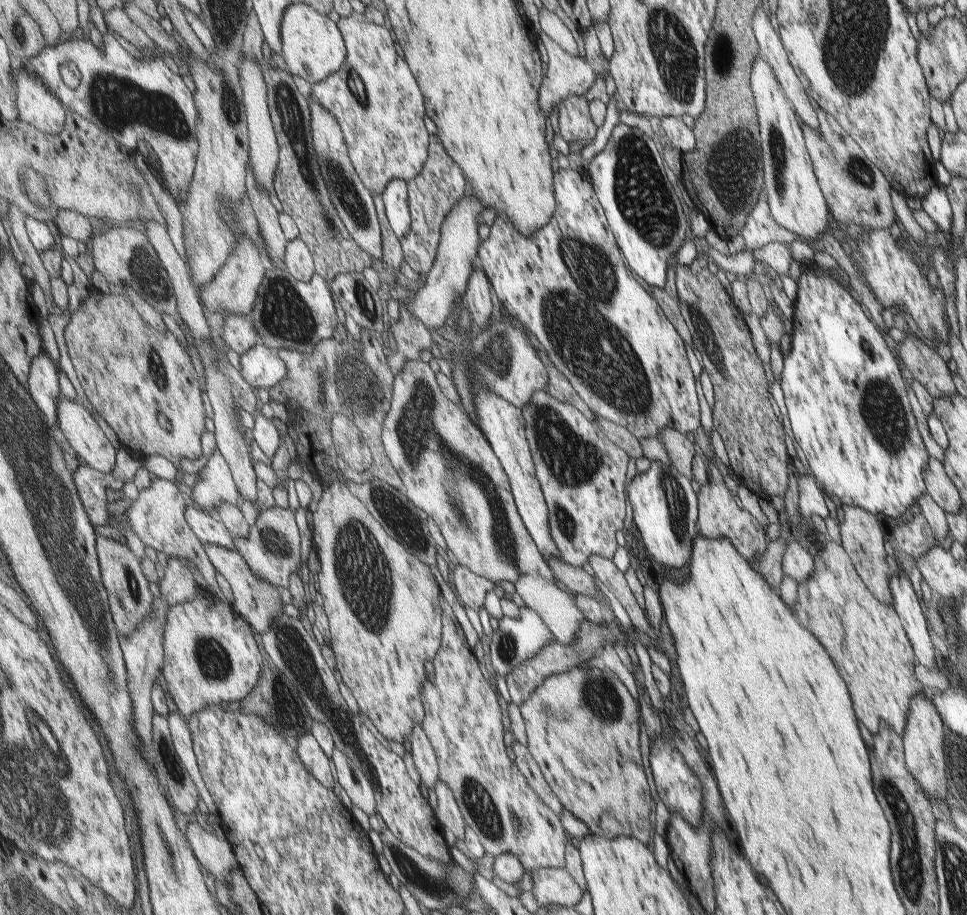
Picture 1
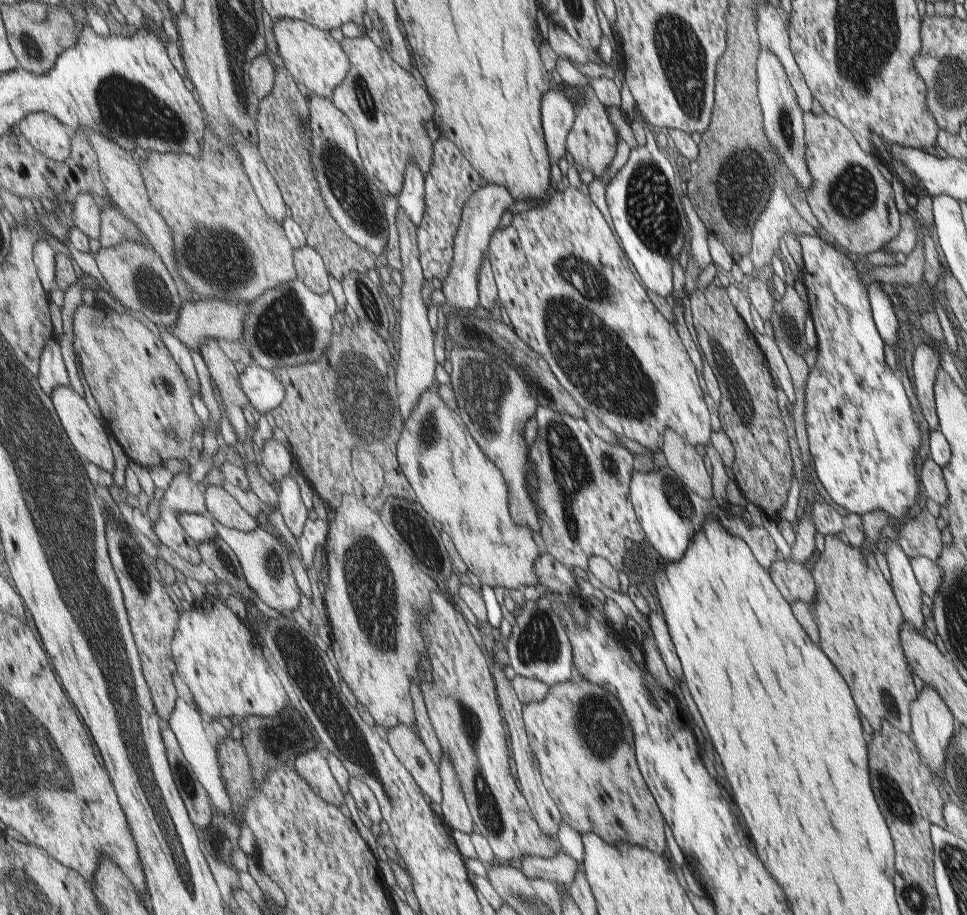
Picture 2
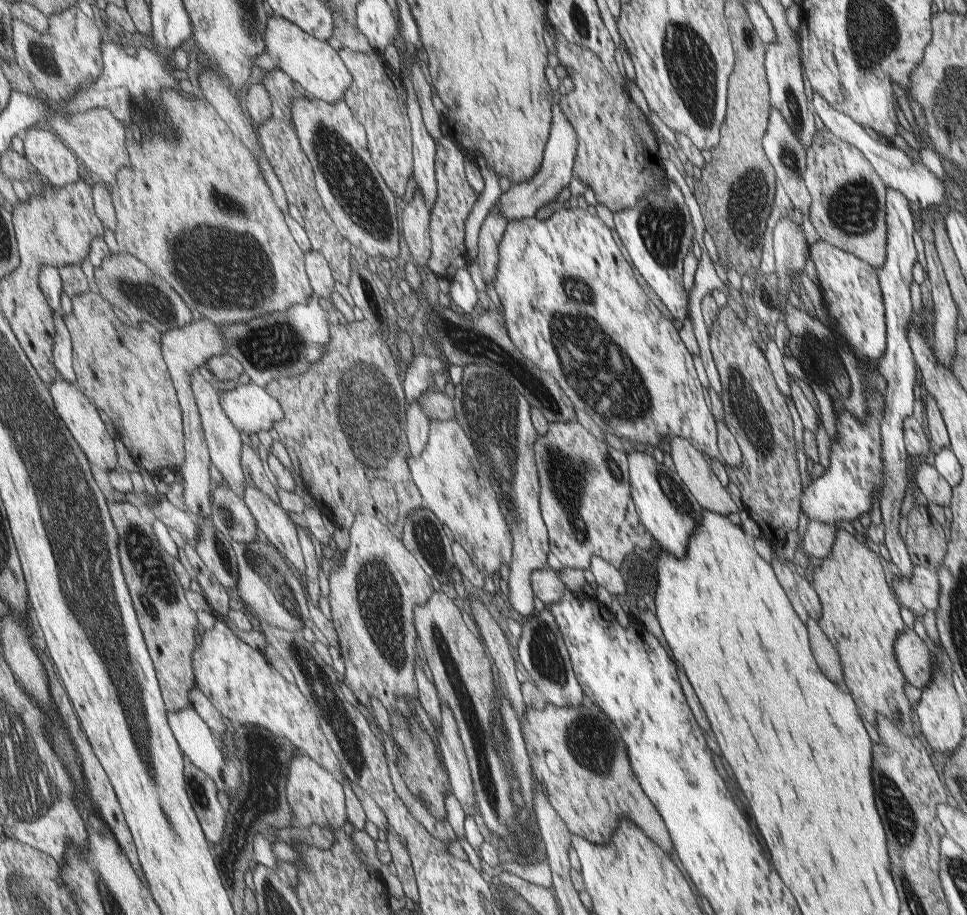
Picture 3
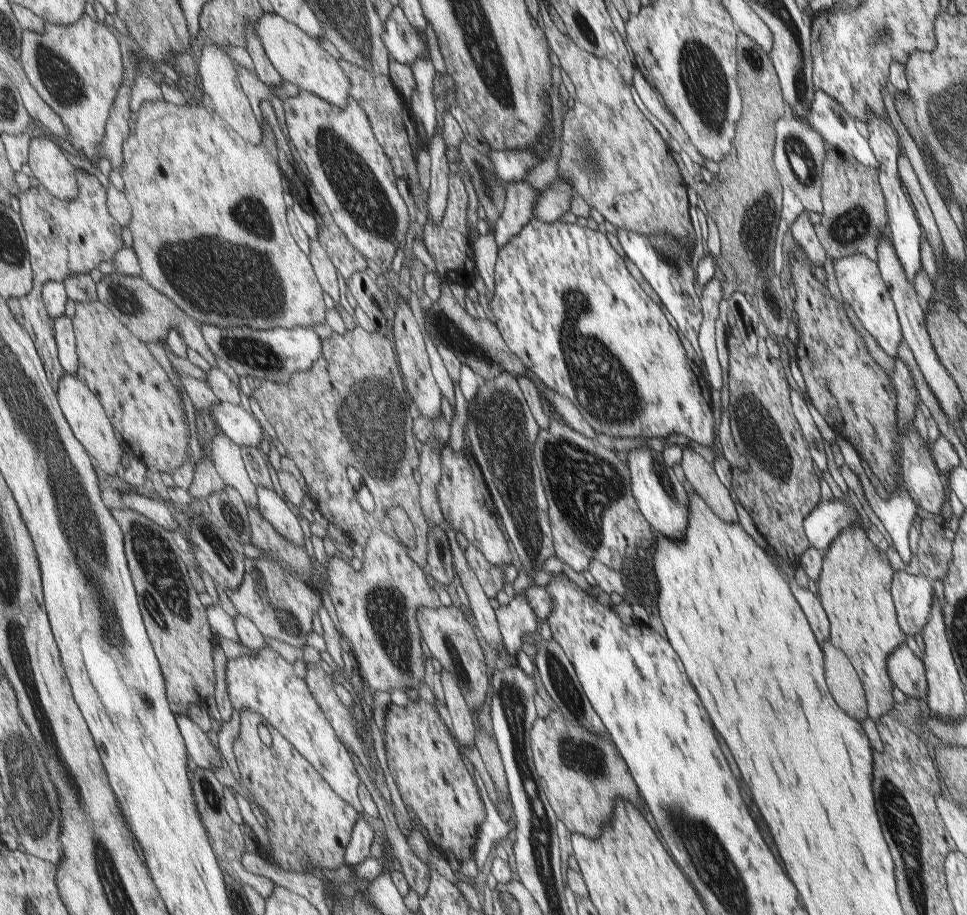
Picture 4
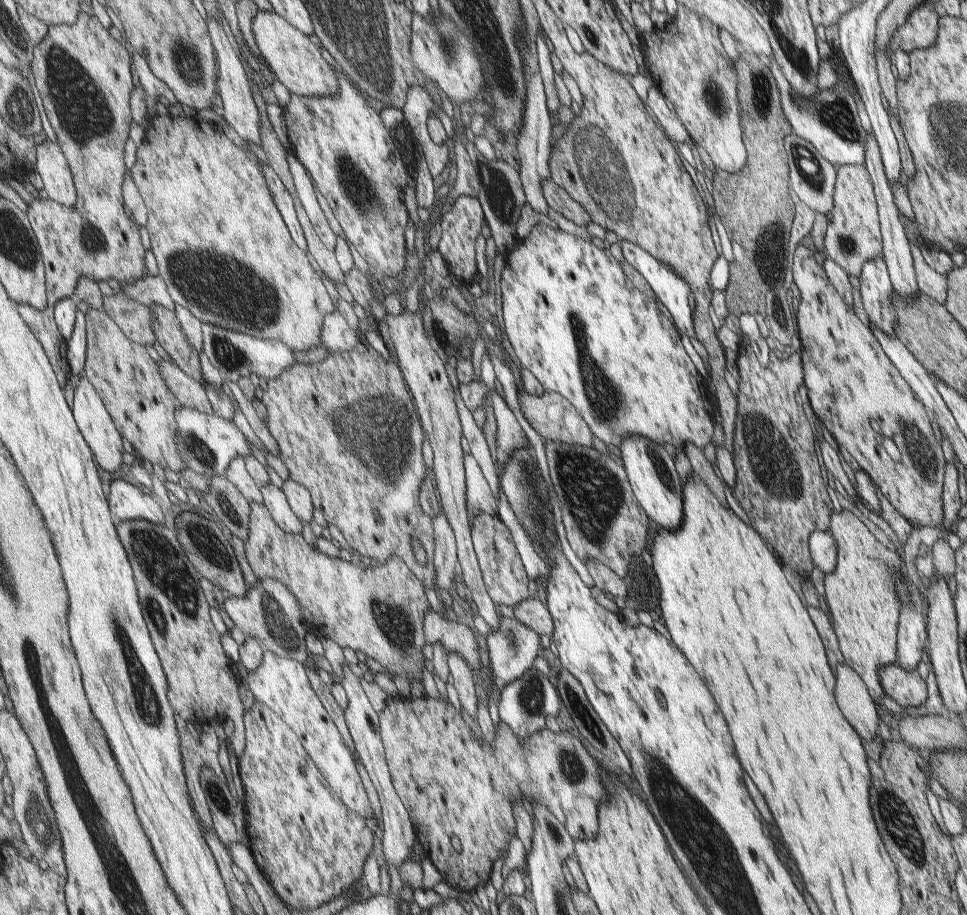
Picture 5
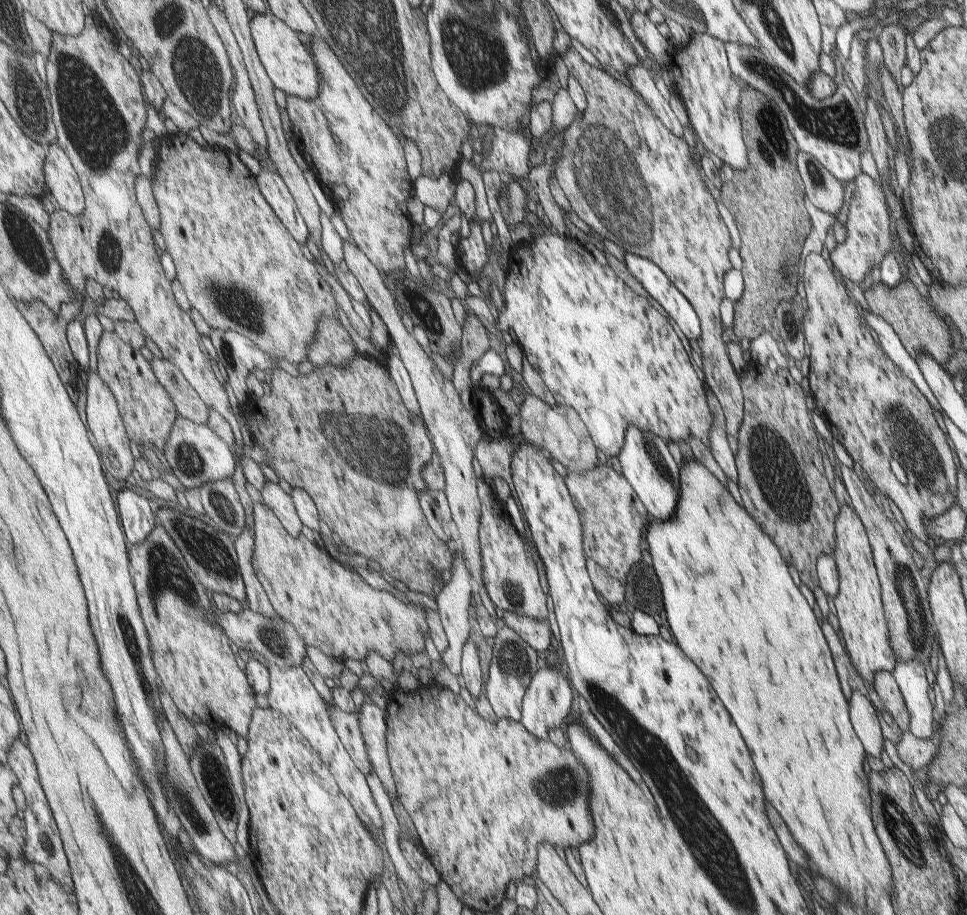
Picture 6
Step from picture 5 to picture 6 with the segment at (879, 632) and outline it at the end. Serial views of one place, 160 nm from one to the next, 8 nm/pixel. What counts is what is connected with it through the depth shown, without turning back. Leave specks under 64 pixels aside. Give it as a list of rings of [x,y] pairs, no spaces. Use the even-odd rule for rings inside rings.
[[[841,505],[841,512],[836,520],[836,535],[837,550],[833,557],[839,571],[839,588],[832,601],[851,664],[863,680],[872,683],[876,674],[881,671],[891,673],[897,660],[892,653],[891,636],[888,634],[887,617],[884,614],[879,575],[872,558],[871,544],[868,542],[865,525],[853,507]]]

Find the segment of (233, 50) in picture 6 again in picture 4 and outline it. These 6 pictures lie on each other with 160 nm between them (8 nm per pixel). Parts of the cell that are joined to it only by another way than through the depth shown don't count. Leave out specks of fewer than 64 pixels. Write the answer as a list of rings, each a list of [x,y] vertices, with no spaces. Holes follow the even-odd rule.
[[[211,44],[202,50],[198,60],[198,75],[203,86],[203,103],[207,108],[216,111],[244,140],[252,143],[263,141],[263,129],[259,126],[259,120],[251,108],[251,102],[247,94],[241,88],[238,66],[231,56],[227,54],[225,47]]]

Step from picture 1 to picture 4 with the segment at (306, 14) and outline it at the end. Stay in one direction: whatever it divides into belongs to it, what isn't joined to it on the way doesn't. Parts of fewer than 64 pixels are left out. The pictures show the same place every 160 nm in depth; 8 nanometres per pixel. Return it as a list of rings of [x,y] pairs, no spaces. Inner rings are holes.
[[[265,13],[257,24],[256,32],[267,57],[286,81],[296,85],[299,90],[307,90],[337,107],[347,107],[351,80],[345,74],[340,60],[336,60],[326,52],[317,39],[309,36],[296,23],[289,22],[288,19],[276,13]]]

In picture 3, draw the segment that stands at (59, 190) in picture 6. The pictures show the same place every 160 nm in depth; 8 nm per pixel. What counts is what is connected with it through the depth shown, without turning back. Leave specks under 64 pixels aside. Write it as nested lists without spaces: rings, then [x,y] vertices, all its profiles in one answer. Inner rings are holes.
[[[38,128],[27,130],[24,148],[26,158],[46,183],[59,188],[79,182],[77,158],[59,134]]]

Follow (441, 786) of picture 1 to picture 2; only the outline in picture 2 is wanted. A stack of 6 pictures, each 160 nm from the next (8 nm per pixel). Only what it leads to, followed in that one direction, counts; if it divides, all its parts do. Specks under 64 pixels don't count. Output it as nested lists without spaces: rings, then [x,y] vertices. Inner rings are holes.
[[[449,756],[441,760],[440,774],[442,778],[443,802],[441,802],[442,818],[450,831],[457,830],[467,835],[474,831],[473,822],[455,776],[455,770],[449,762]]]

